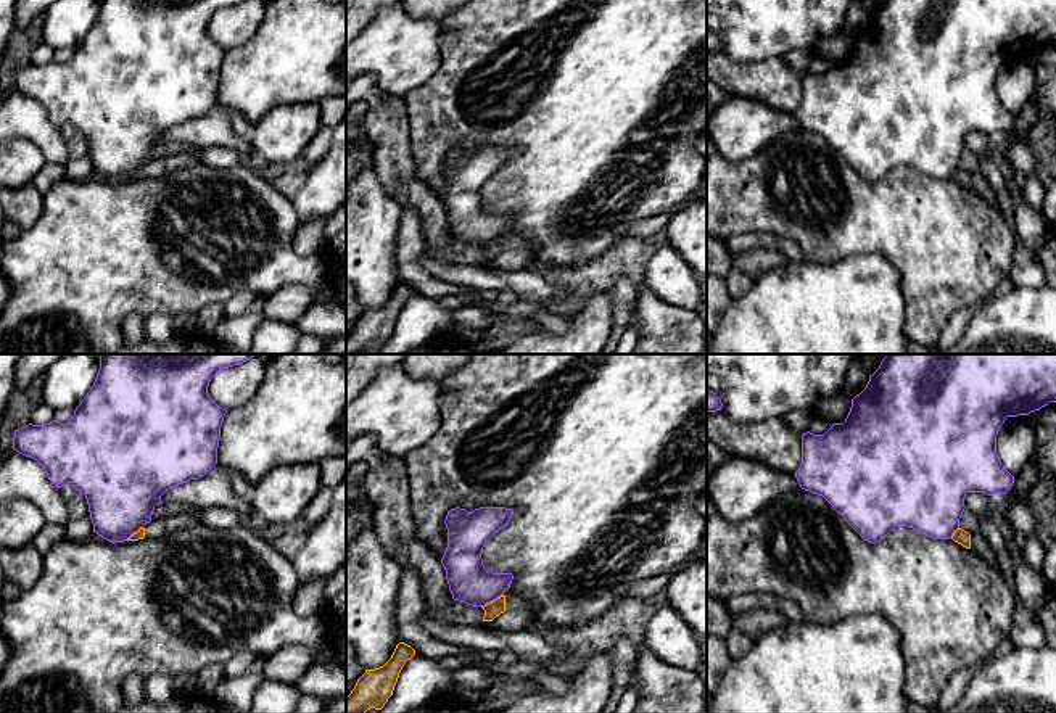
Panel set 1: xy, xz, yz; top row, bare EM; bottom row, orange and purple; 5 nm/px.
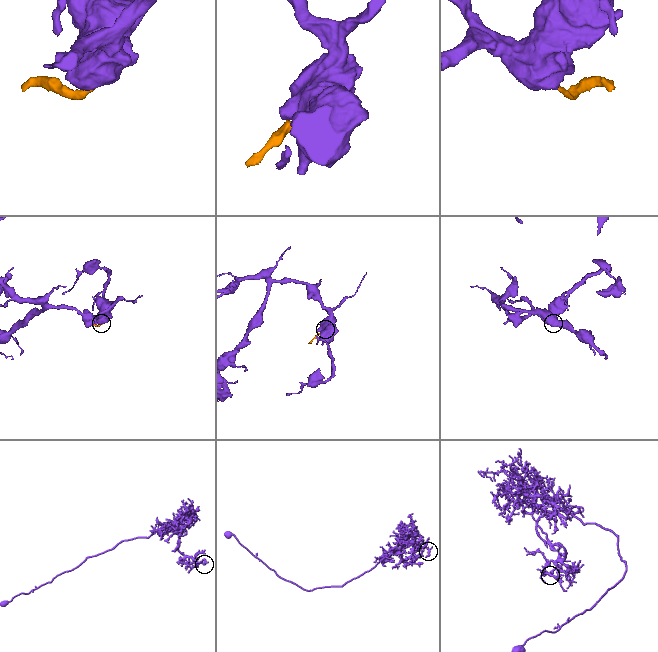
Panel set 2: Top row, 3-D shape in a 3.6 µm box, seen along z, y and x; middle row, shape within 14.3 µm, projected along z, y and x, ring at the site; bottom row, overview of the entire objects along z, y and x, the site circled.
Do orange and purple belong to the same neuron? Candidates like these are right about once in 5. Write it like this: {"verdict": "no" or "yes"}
{"verdict": "no"}

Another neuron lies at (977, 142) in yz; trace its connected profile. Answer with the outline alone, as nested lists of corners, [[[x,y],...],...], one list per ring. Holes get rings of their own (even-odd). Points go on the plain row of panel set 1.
[[[967,132],[964,137],[964,146],[979,156],[985,156],[990,146],[990,135],[984,132]]]

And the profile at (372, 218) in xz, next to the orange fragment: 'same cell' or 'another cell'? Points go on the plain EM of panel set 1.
another cell

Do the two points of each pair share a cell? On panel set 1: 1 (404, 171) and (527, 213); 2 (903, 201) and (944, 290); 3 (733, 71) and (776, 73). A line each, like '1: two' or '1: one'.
1: two
2: one
3: one

